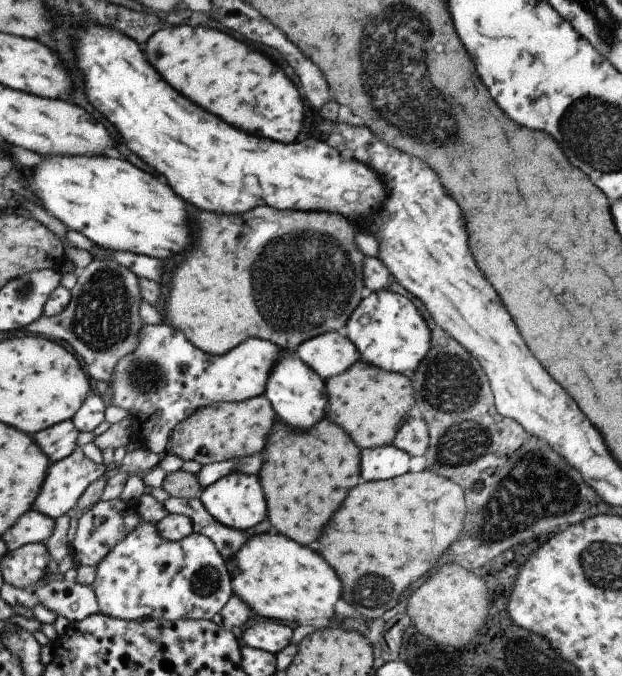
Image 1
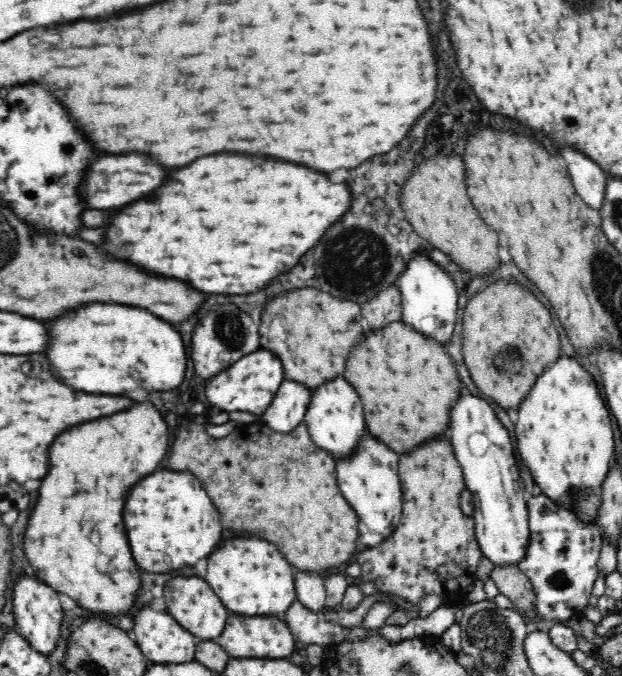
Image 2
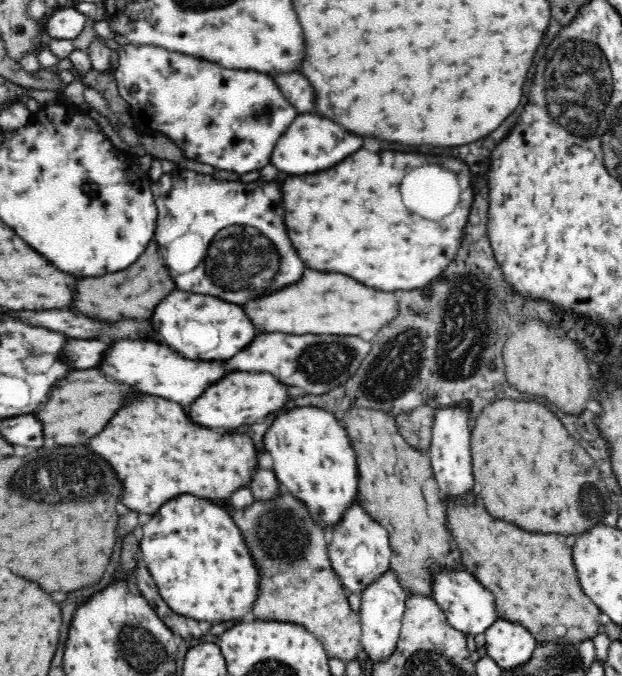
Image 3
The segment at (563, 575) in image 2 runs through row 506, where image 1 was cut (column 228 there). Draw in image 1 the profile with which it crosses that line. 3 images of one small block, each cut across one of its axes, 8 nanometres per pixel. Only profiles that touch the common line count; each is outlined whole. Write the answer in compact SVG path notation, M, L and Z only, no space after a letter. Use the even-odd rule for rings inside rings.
M169 497L161 504L168 513L185 515L189 518L195 527L195 531L205 535L215 545L225 564L248 539L243 531L226 527L217 522L205 510L199 499Z

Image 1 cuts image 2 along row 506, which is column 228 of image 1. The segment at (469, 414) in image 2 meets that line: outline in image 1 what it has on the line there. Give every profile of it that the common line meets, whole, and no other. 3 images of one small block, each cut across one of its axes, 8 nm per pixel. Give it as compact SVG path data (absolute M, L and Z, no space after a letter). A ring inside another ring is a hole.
M229 473L203 488L198 498L217 522L235 530L249 530L266 518L266 500L257 475Z

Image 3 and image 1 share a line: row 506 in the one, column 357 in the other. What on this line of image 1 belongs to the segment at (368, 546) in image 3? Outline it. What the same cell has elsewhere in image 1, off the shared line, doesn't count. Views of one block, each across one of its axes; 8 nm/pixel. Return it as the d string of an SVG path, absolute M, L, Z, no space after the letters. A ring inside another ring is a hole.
M336 331L303 341L297 345L294 354L323 380L342 373L361 360L356 346Z

